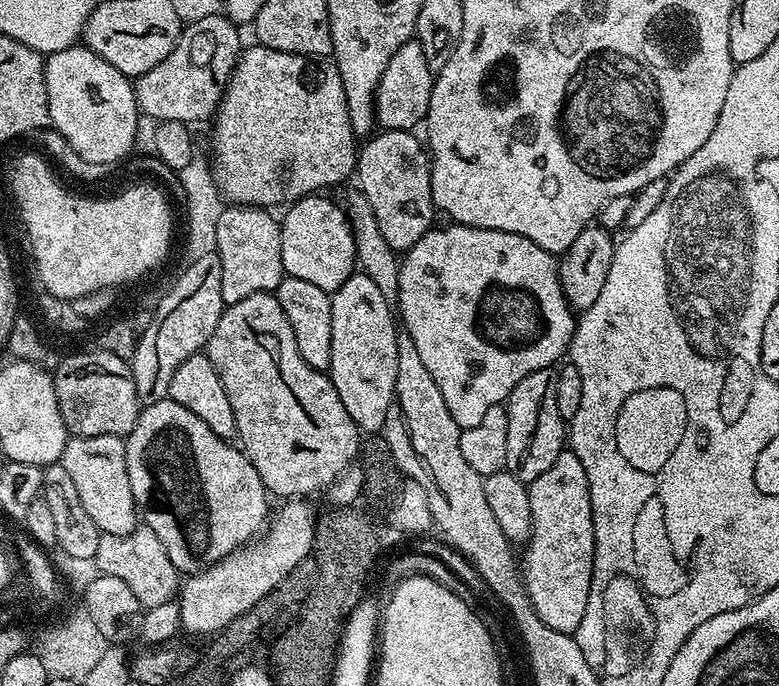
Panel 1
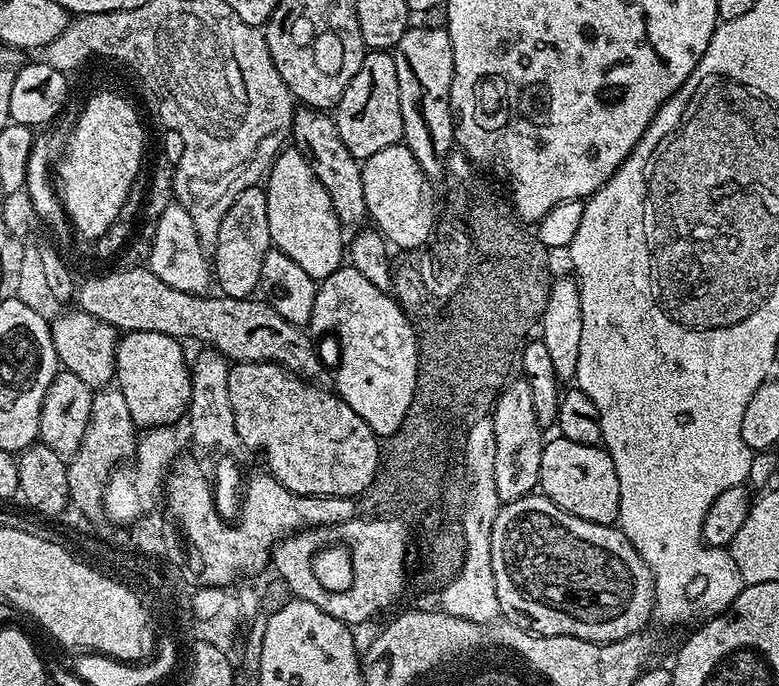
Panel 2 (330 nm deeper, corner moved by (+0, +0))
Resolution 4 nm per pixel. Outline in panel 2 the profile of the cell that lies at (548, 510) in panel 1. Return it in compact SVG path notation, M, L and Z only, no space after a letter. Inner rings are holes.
M557 435L542 450L539 491L562 510L595 524L615 525L620 518L620 491L614 462L603 447L570 442Z

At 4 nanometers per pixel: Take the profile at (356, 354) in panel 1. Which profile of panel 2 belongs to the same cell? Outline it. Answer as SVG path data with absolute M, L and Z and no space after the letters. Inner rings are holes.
M342 266L334 274L319 281L314 298L314 314L306 328L316 338L333 332L340 339L340 365L336 368L334 385L336 395L344 399L346 406L350 406L350 410L354 410L354 414L358 414L358 418L362 418L366 426L370 426L377 438L387 438L396 433L398 426L402 426L406 418L406 410L410 410L420 361L412 323L396 303L396 297L378 290L378 286L362 278L356 268Z

